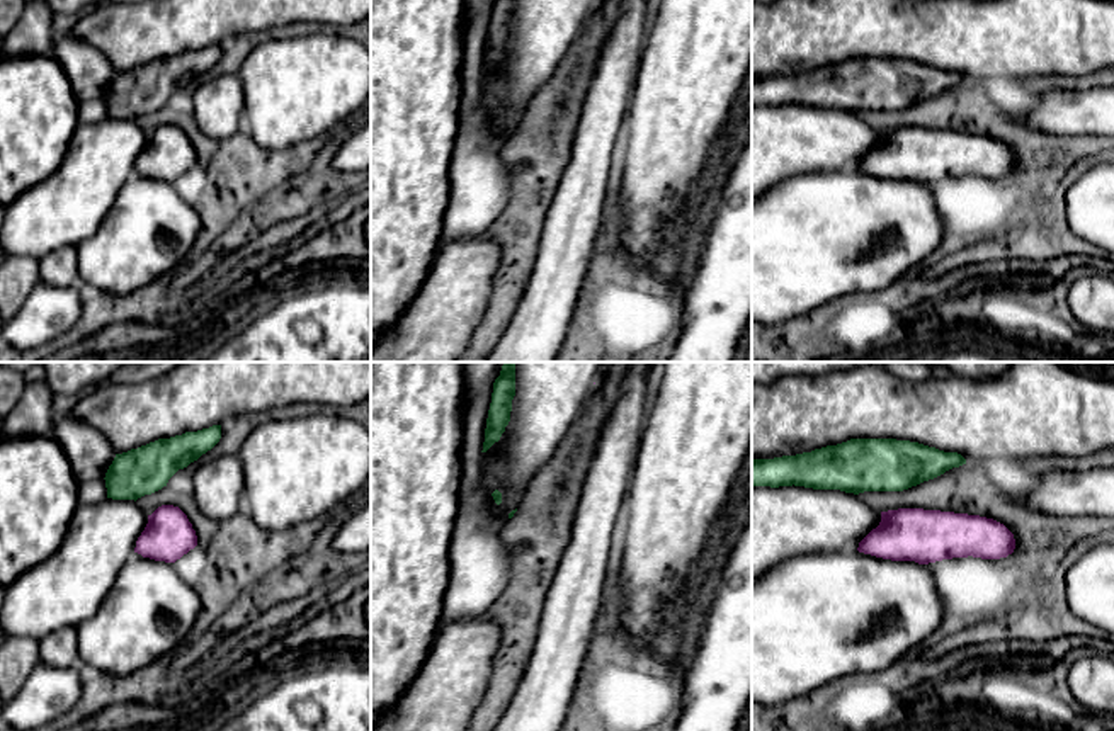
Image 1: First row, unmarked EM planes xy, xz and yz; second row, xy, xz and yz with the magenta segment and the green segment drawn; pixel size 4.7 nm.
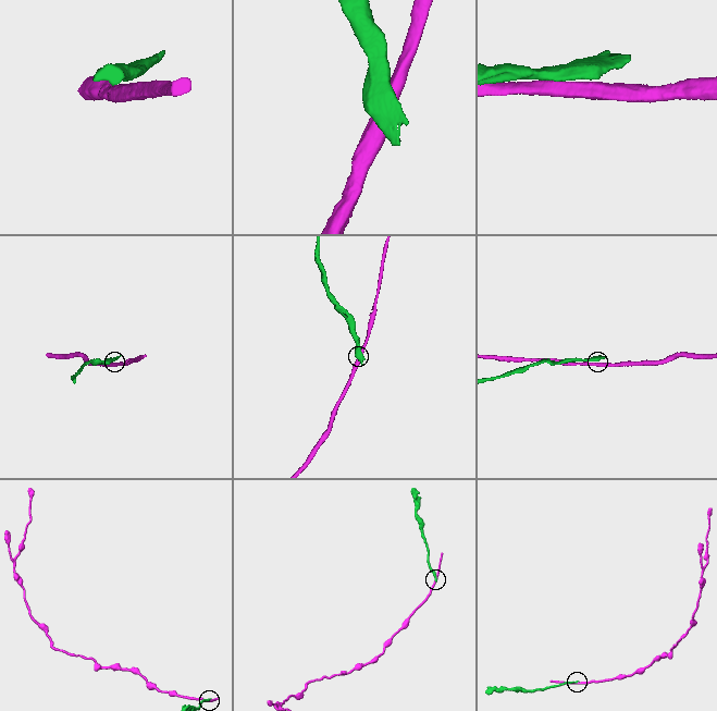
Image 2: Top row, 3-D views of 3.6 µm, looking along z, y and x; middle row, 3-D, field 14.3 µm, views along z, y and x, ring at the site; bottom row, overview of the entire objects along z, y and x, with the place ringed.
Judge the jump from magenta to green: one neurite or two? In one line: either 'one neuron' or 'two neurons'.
two neurons

